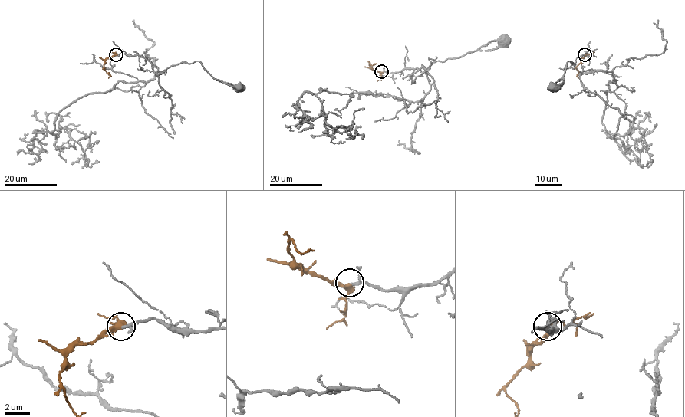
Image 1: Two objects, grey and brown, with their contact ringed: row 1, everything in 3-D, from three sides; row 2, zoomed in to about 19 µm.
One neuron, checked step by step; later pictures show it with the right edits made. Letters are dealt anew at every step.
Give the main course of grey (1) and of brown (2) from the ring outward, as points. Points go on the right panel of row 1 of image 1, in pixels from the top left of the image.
1: (584, 54), (582, 55), (582, 73), (569, 60), (564, 76), (554, 84), (555, 90)
2: (584, 54), (576, 68), (578, 77)

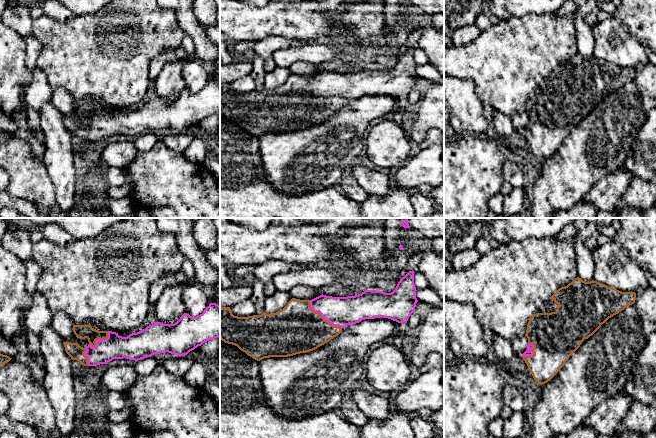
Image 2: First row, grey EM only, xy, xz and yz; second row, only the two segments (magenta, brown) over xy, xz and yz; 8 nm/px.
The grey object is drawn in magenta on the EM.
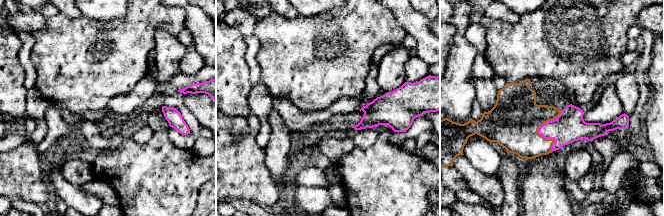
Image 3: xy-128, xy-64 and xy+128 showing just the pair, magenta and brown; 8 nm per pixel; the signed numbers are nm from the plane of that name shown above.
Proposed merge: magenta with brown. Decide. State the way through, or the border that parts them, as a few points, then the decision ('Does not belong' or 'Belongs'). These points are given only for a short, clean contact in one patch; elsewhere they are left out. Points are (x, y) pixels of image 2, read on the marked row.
Belongs

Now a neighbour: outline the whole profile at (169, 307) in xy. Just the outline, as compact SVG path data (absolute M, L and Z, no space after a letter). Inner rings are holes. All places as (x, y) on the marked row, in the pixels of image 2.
M185 282L167 287L155 304L157 321L163 324L174 324L185 313L183 290Z

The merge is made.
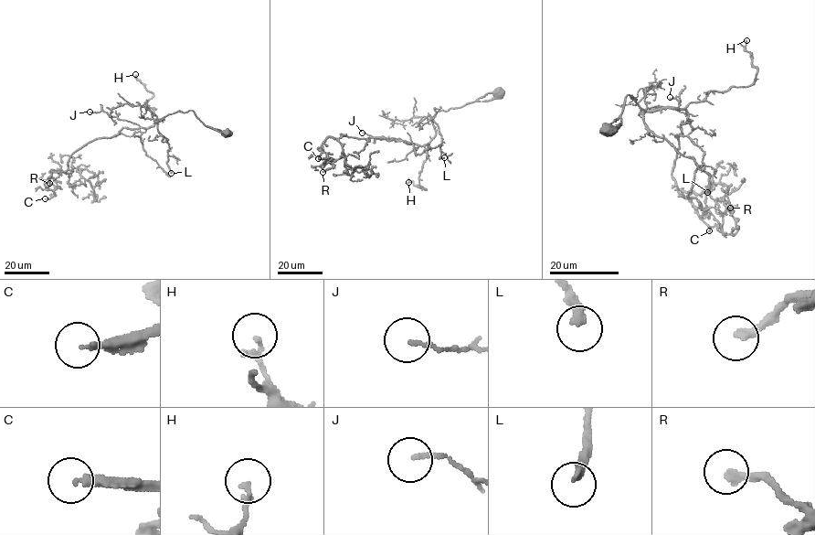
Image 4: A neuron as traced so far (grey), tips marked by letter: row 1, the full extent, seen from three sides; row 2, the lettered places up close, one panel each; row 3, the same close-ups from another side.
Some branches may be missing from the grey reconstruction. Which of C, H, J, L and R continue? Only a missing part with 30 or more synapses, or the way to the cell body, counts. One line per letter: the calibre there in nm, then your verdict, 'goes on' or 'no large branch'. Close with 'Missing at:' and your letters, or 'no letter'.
C: calibre 200 nm; goes on
H: calibre 180 nm; no large branch
J: calibre 120 nm; no large branch
L: calibre 280 nm; goes on
R: calibre 280 nm; no large branch
Missing at: C, L

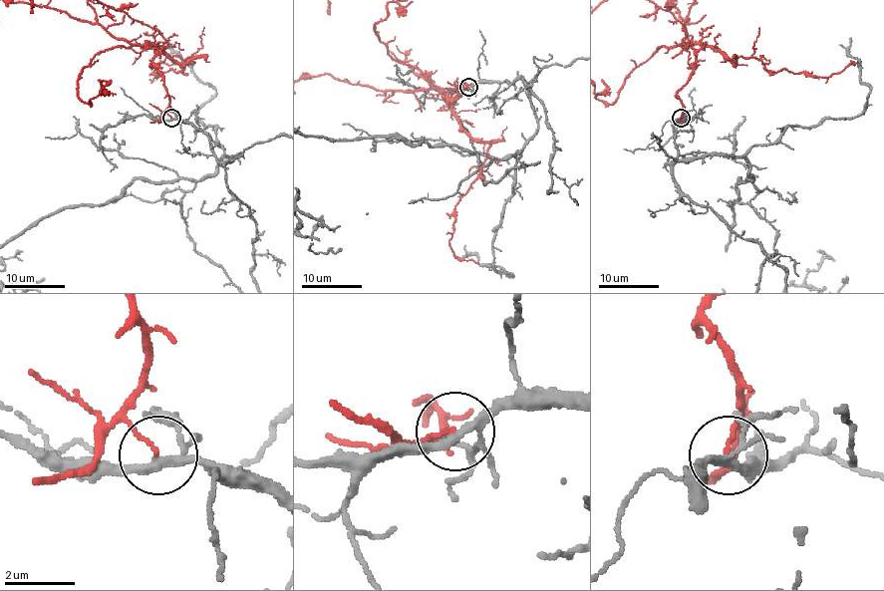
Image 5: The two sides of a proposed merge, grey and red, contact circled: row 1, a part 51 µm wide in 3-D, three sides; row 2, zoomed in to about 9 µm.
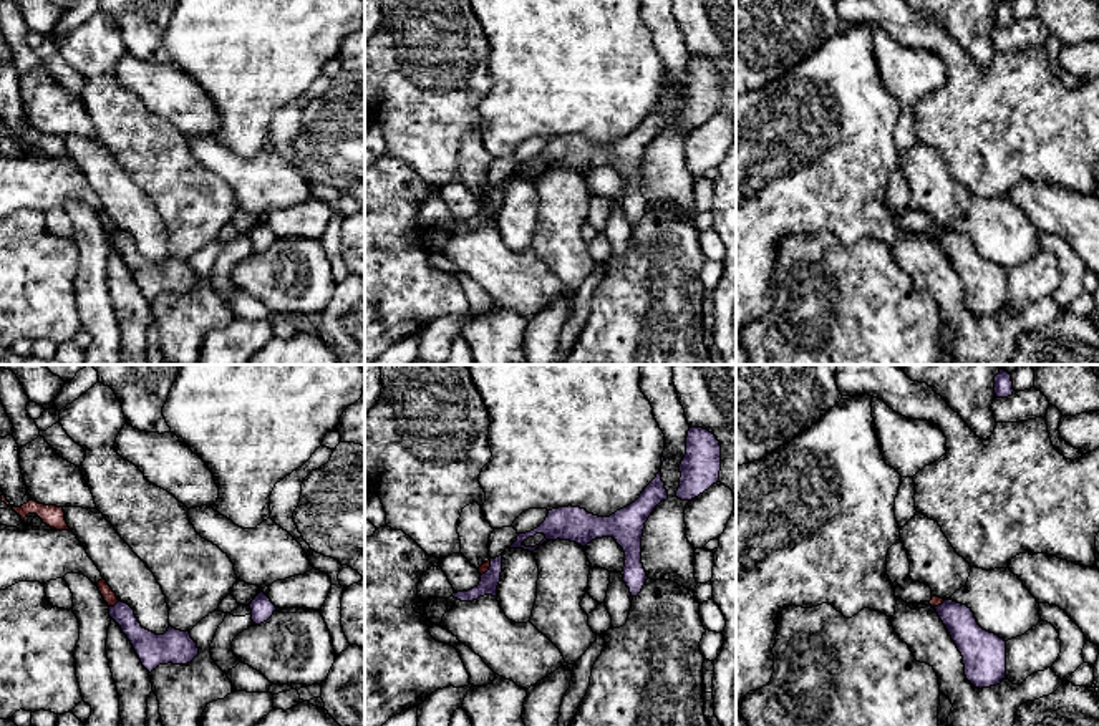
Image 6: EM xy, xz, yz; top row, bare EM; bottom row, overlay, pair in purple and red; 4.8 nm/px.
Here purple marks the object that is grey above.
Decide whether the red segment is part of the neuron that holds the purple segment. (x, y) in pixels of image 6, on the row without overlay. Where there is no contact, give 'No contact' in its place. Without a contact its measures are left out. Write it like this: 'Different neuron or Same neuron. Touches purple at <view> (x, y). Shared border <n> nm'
Different neuron. Touches purple at xy (115, 234). Shared border 60 nm

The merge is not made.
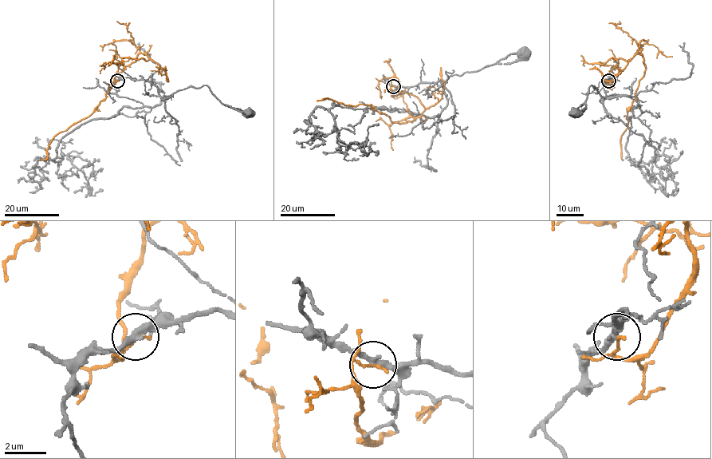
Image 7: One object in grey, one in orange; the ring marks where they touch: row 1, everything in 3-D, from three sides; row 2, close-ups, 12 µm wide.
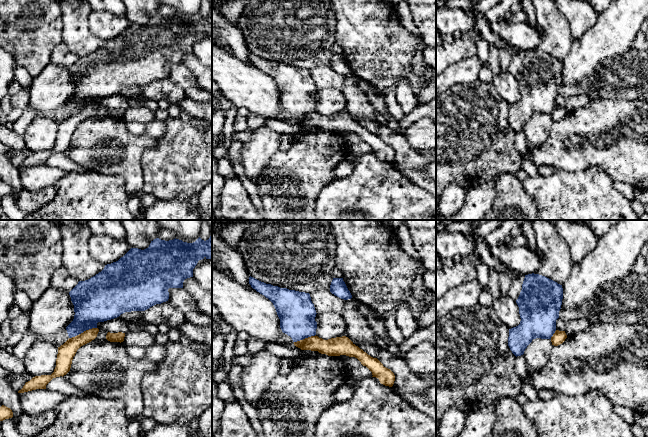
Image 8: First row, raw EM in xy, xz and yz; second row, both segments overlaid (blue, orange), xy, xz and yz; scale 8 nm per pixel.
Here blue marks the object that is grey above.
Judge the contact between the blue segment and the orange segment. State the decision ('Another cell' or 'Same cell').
Another cell

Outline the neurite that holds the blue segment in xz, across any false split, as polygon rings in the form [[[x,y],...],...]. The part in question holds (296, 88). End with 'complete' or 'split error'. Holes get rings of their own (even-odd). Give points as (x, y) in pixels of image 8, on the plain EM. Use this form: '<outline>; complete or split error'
[[[251,52],[249,53],[249,60],[253,65],[264,71],[273,79],[280,95],[282,108],[290,112],[293,118],[316,111],[317,98],[315,97],[315,93],[317,89],[309,69],[266,60]]]; complete

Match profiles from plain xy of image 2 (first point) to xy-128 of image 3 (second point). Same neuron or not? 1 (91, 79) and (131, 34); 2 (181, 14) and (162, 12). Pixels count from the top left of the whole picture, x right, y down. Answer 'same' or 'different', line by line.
1: same
2: different

